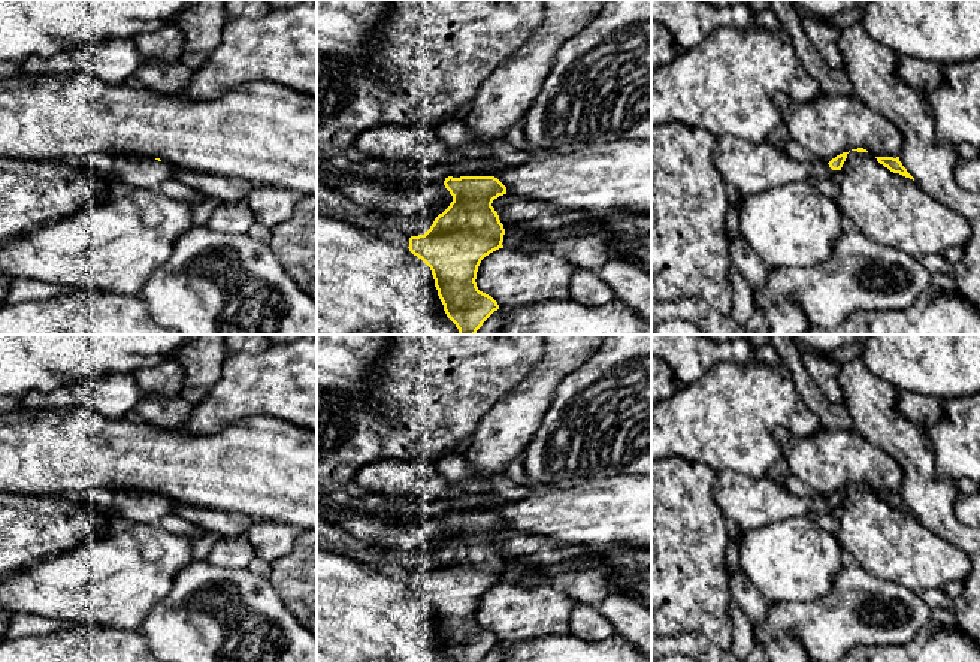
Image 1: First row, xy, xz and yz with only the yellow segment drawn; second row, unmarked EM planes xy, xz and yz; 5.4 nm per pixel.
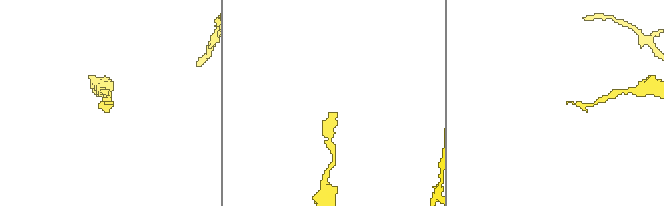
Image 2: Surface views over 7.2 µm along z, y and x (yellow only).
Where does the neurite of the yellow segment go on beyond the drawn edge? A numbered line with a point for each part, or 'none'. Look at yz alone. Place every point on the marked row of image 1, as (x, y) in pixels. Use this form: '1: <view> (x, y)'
1: yz (753, 168)

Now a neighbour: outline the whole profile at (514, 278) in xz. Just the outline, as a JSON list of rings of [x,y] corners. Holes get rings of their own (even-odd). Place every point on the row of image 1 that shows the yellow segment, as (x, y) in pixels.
[[[560,247],[535,253],[499,248],[481,260],[475,282],[500,308],[524,308],[569,300],[574,270]]]

